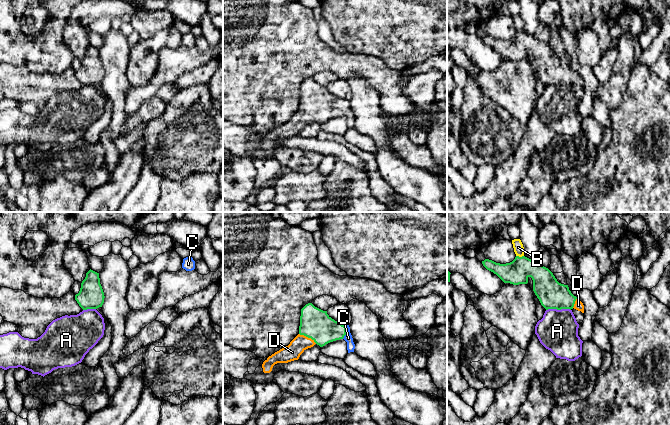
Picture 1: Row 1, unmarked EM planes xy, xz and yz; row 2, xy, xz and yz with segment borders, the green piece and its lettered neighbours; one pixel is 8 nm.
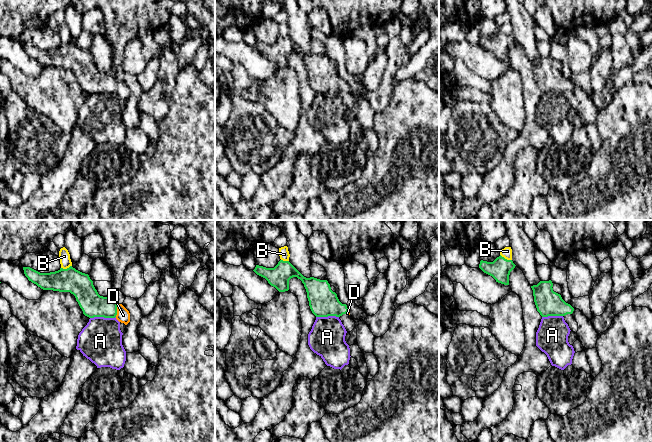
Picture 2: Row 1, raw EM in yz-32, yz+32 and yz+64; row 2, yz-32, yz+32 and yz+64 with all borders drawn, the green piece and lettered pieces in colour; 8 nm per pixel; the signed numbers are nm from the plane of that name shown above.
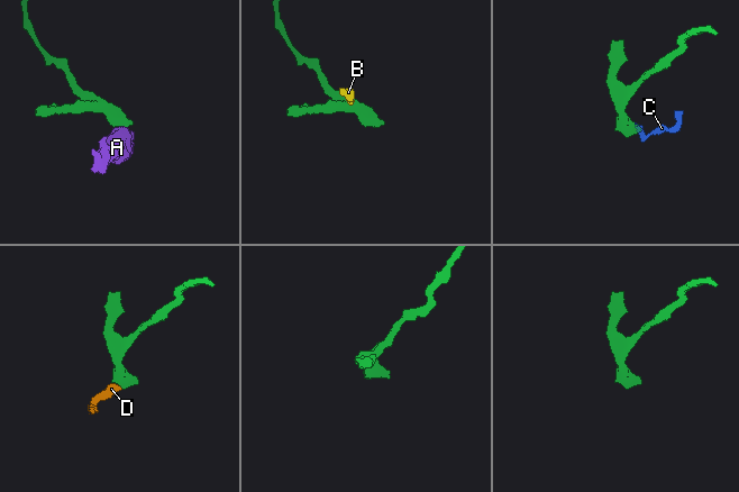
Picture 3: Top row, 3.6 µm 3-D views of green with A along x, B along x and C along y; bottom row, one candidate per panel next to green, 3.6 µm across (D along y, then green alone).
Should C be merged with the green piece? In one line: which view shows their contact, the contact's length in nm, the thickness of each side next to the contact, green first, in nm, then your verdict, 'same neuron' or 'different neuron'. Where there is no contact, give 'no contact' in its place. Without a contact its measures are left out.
xz | 130 nm | 240/70 nm | same neuron

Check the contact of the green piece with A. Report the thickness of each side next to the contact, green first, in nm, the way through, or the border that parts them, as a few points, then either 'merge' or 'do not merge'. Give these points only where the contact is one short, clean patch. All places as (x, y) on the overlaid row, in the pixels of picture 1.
220 nm thick on the green side, 320 nm on the other; border along yz (570, 309), (546, 310); do not merge

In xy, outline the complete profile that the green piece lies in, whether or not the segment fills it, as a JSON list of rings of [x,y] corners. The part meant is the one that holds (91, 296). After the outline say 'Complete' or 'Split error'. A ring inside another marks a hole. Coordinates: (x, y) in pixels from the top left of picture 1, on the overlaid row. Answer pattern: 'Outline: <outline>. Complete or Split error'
Outline: [[[90,269],[81,283],[79,293],[75,295],[75,300],[83,310],[87,310],[102,307],[104,298],[99,273]]]. Complete

